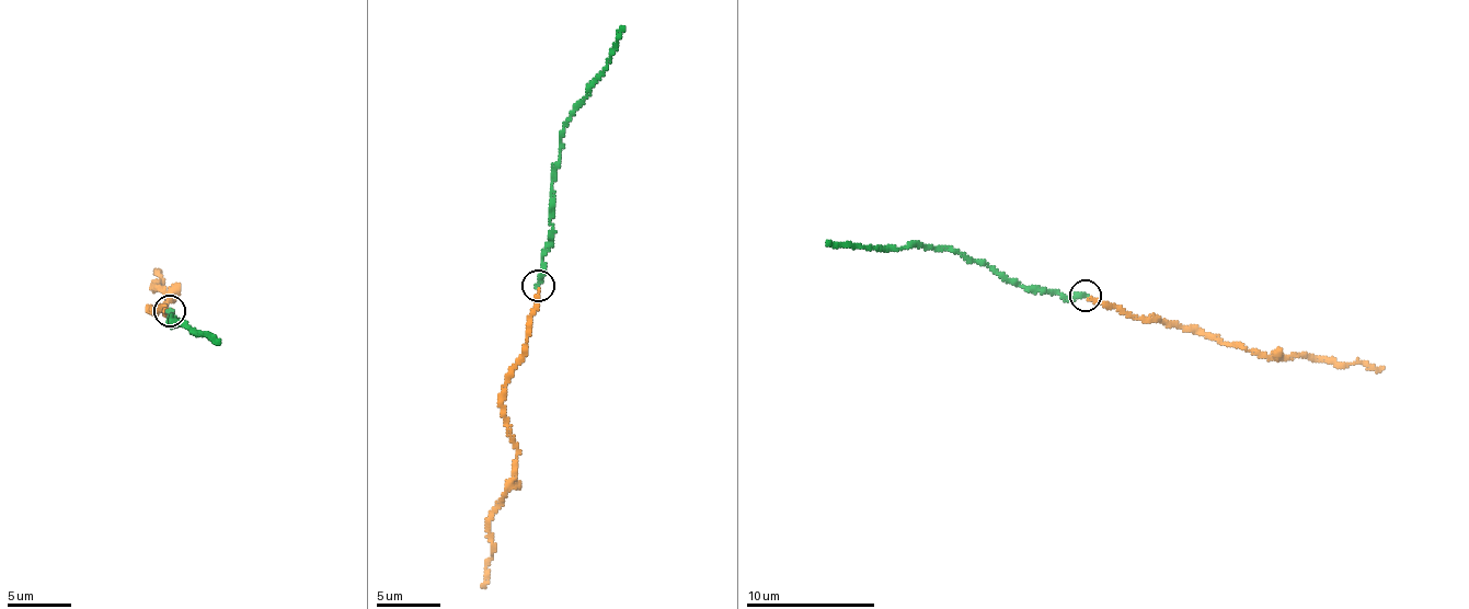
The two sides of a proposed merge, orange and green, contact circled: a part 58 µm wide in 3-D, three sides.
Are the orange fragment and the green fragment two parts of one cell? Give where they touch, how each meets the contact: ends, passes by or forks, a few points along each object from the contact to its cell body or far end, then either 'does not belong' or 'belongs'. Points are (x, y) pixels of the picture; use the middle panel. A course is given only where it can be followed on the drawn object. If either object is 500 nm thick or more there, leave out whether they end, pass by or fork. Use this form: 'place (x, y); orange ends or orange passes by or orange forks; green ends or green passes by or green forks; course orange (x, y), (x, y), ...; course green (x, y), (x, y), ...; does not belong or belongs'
place (538, 286); orange ends; green ends; course orange (539, 288), (523, 359), (502, 399), (517, 450), (516, 473), (489, 521), (492, 559), (482, 587); course green (539, 285), (542, 254), (553, 228), (552, 180), (560, 133), (607, 66), (624, 26); belongs

